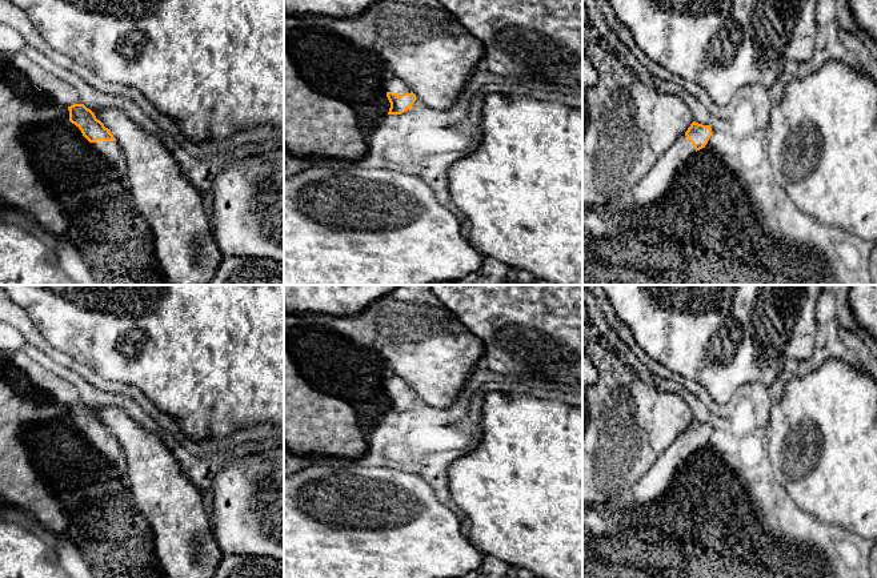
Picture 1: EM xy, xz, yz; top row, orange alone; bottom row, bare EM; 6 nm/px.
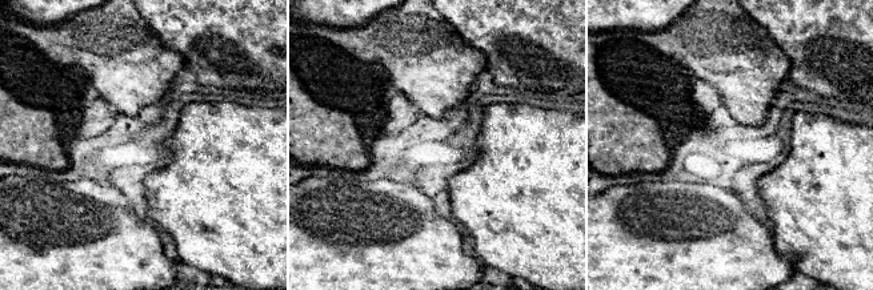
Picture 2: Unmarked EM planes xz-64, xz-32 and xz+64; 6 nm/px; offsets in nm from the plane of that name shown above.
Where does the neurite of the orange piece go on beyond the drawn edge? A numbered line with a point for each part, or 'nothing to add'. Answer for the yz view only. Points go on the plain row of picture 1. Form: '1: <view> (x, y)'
1: yz (655, 484)

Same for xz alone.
1: xz (393, 382)

